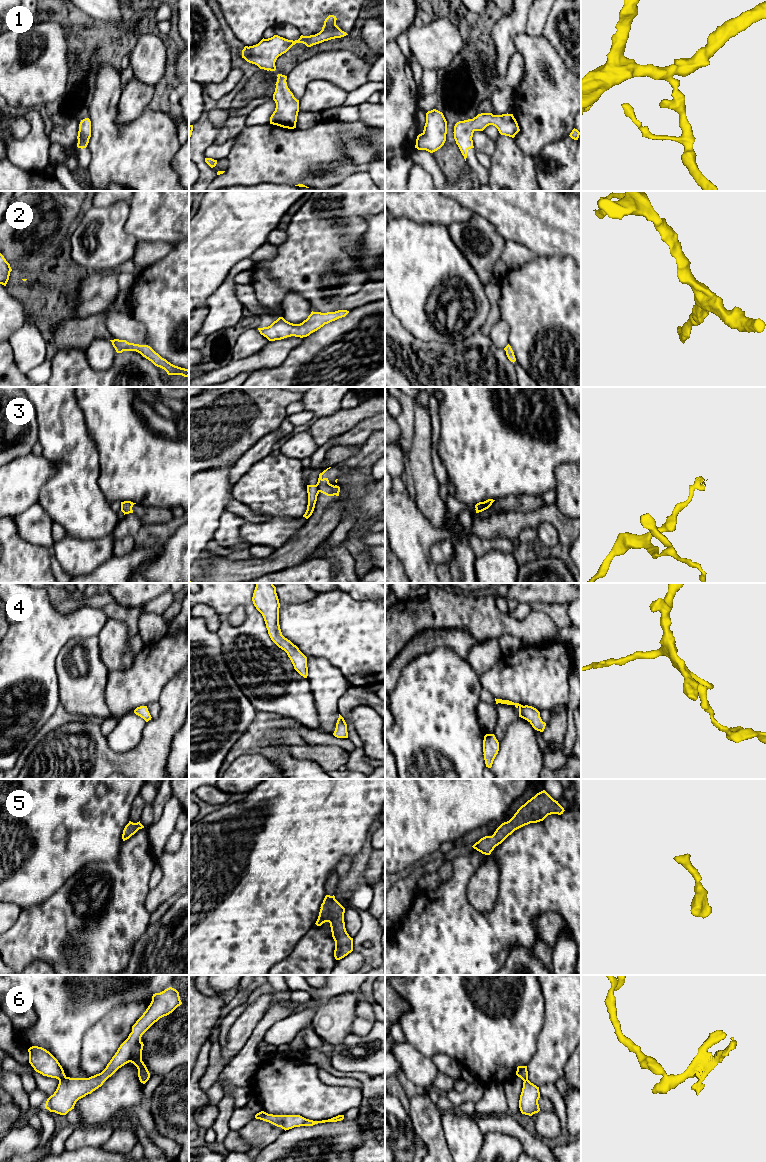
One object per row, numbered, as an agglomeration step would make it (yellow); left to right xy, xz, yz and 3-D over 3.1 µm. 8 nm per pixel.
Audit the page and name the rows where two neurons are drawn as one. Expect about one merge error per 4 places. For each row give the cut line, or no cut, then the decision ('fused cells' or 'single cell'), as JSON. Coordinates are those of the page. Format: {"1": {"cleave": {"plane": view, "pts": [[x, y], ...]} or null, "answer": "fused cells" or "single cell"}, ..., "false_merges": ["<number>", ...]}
{"1": {"cleave": null, "answer": "single cell"}, "2": {"cleave": null, "answer": "single cell"}, "3": {"cleave": {"plane": "xz", "pts": [[317, 483], [320, 491]]}, "answer": "fused cells"}, "4": {"cleave": null, "answer": "single cell"}, "5": {"cleave": null, "answer": "single cell"}, "6": {"cleave": {"plane": "xy", "pts": [[65, 1076], [59, 1080]]}, "answer": "fused cells"}, "false_merges": ["3", "6"]}

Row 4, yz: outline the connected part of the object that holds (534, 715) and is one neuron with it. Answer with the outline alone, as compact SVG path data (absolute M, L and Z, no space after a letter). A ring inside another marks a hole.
M495 698L495 701L496 704L501 703L507 705L514 705L516 708L519 709L519 717L527 720L535 730L540 732L544 731L546 723L542 721L540 717L540 712L536 708L528 705L523 706L519 703L514 703L509 700L502 700Z

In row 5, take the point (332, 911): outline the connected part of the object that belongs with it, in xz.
M326 895L320 907L317 926L325 922L330 923L332 937L335 941L334 957L340 960L353 951L353 938L345 928L345 908L335 899L335 896Z

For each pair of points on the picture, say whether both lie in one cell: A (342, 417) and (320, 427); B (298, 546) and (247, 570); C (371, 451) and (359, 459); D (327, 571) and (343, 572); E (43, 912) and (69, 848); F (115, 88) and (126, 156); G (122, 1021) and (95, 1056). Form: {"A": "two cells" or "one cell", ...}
{"A": "one cell", "B": "one cell", "C": "one cell", "D": "two cells", "E": "two cells", "F": "one cell", "G": "one cell"}

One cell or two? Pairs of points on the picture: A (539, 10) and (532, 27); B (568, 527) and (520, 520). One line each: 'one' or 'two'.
A: one
B: one

